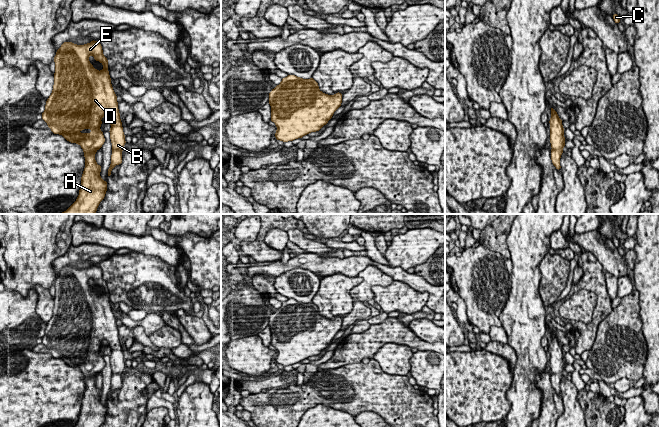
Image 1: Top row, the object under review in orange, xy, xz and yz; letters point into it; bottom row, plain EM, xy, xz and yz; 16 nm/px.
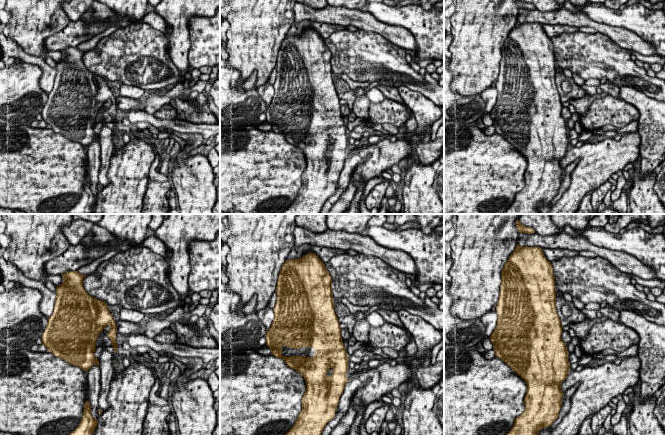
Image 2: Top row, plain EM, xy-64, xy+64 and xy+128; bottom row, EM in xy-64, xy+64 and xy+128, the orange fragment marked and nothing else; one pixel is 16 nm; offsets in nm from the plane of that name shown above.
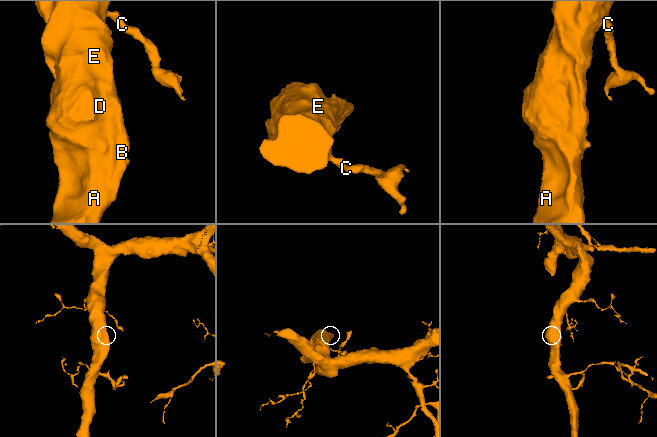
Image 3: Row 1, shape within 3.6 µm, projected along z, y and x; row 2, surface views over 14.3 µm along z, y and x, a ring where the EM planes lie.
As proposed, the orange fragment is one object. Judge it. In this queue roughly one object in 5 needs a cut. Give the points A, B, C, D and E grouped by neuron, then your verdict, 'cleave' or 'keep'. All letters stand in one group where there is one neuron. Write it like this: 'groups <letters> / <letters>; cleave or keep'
groups A B C D E; keep

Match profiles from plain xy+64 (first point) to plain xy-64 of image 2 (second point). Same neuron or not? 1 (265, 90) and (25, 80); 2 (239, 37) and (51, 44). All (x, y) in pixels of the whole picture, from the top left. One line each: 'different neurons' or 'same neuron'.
1: different neurons
2: different neurons

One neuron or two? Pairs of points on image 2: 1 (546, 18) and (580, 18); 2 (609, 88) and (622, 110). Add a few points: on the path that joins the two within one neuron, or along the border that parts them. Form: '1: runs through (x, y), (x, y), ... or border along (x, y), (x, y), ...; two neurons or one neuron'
1: runs through (554, 17), (572, 18); one neuron
2: border along (608, 94), (618, 98); two neurons

